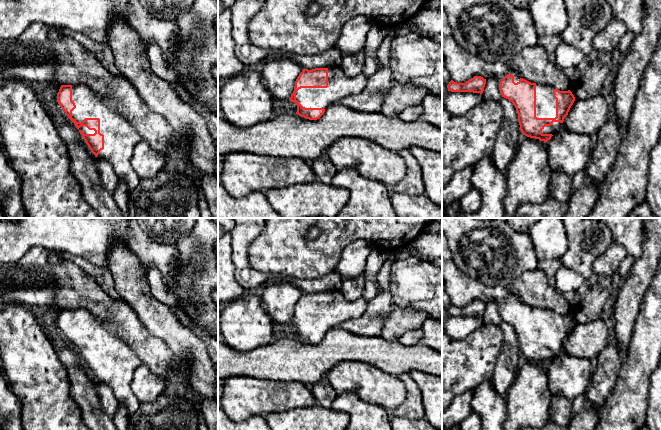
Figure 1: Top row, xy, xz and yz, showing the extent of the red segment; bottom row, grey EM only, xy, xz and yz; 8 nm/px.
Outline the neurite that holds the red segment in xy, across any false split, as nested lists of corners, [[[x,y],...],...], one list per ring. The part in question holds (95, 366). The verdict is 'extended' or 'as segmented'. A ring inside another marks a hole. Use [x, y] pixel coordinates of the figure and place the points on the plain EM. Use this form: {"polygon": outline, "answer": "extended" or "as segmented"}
{"polygon": [[[61,309],[57,326],[79,354],[91,376],[113,391],[118,402],[126,407],[128,416],[131,417],[141,404],[131,390],[133,374],[142,364],[134,350],[119,335],[108,329],[105,320],[97,318],[86,309]]], "answer": "extended"}

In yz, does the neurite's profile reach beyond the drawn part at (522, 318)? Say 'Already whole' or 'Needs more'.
Needs more

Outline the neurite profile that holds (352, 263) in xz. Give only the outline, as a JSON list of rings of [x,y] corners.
[[[361,239],[348,244],[335,271],[340,273],[343,280],[361,276],[365,271],[368,256],[375,248],[374,243],[369,240]]]

